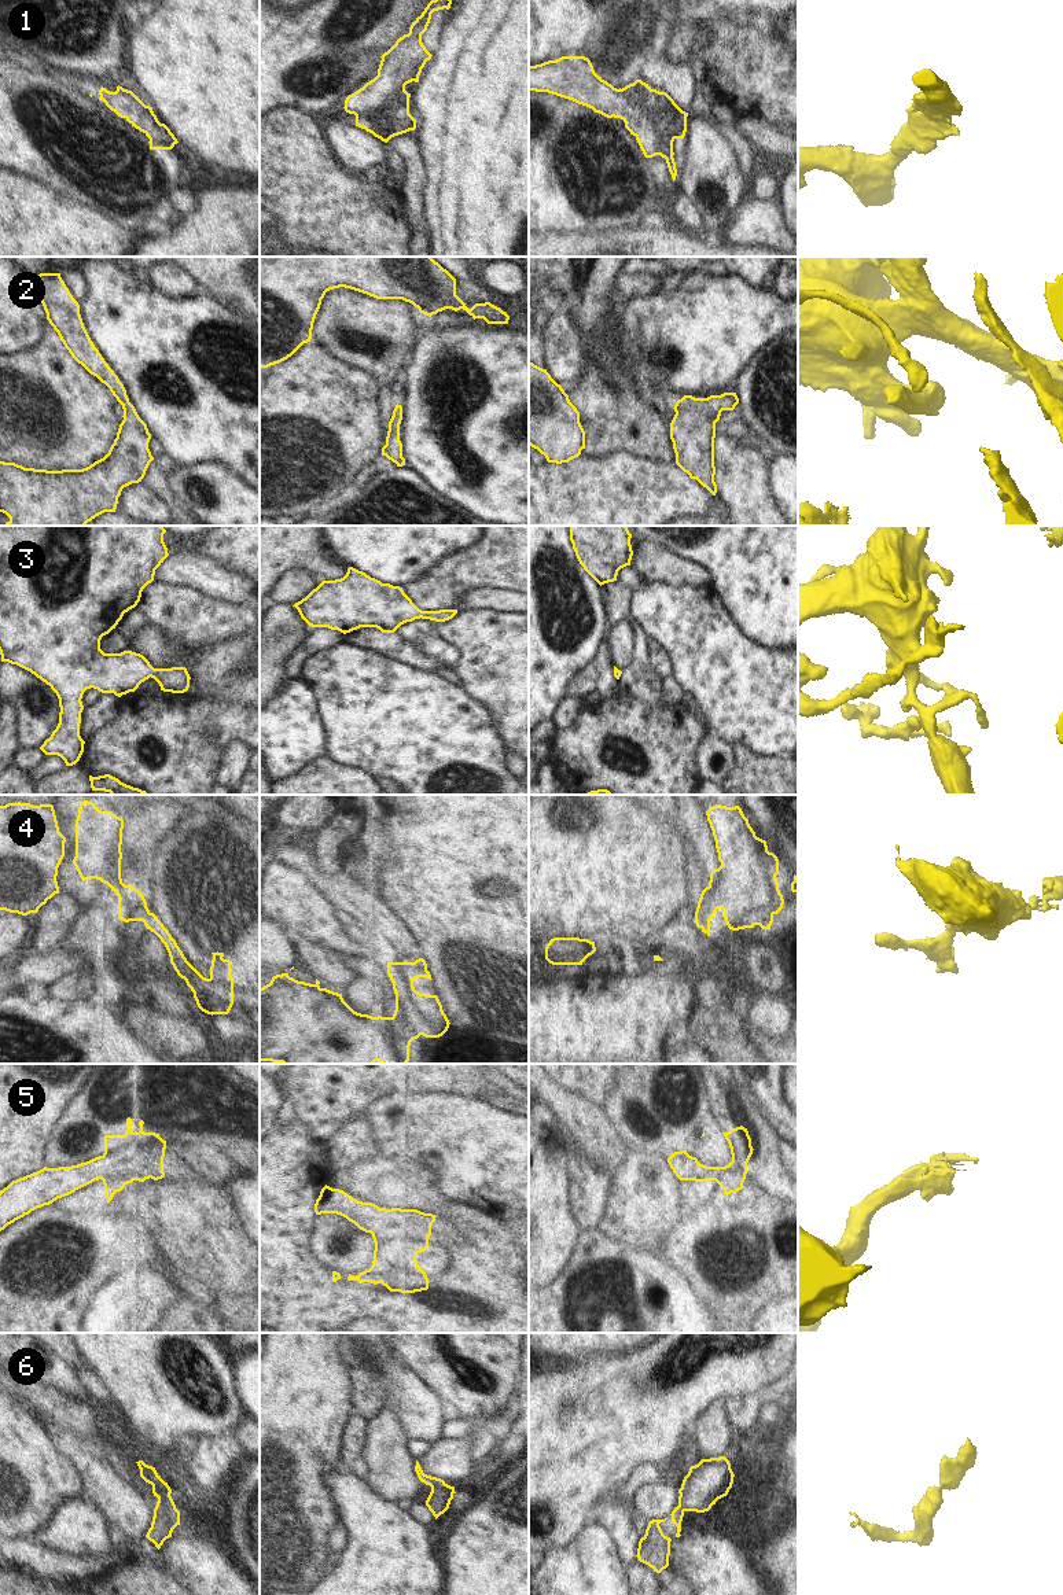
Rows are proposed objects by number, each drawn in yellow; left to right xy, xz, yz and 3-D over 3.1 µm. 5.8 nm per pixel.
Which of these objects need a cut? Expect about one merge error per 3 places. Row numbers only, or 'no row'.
no row

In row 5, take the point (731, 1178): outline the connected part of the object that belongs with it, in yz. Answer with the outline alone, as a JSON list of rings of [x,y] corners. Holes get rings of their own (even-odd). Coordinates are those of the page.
[[[743,1126],[722,1132],[729,1143],[732,1161],[725,1167],[707,1167],[692,1157],[687,1150],[674,1152],[667,1163],[680,1180],[707,1182],[716,1180],[724,1194],[743,1189],[747,1174],[747,1163],[753,1154],[751,1138]]]

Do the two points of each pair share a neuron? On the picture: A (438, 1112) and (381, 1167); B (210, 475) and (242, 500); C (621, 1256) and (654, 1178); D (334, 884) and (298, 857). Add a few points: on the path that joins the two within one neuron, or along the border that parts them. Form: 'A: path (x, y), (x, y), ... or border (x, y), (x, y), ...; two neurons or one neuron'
A: border (381, 1152), (387, 1157), (414, 1157), (422, 1164); two neurons
B: path (219, 483), (234, 498); one neuron
C: border (622, 1233), (625, 1242), (631, 1248); two neurons
D: path (324, 884), (306, 866); one neuron

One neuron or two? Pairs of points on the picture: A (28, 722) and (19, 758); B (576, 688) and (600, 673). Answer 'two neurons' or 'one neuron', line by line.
A: two neurons
B: one neuron

